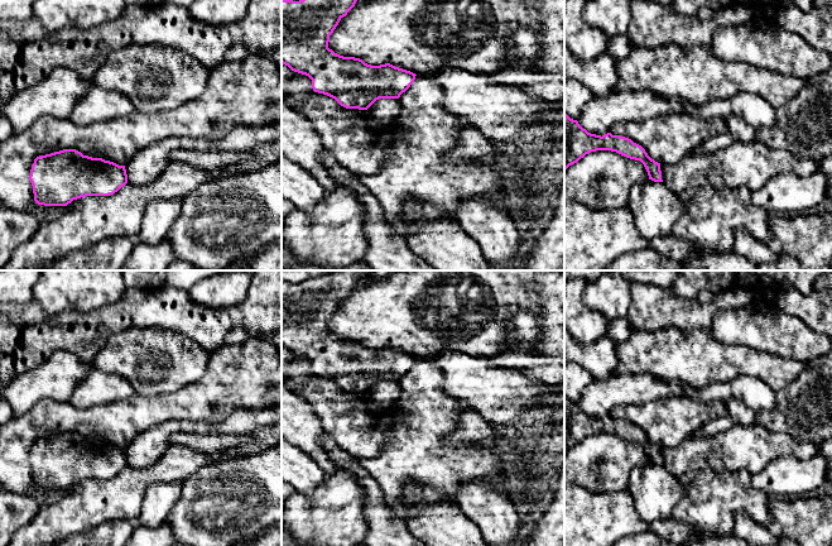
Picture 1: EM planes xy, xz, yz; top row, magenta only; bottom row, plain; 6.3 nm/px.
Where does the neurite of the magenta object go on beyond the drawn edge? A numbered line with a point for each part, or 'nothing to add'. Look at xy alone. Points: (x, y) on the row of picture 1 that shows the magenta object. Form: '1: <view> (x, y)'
nothing to add

